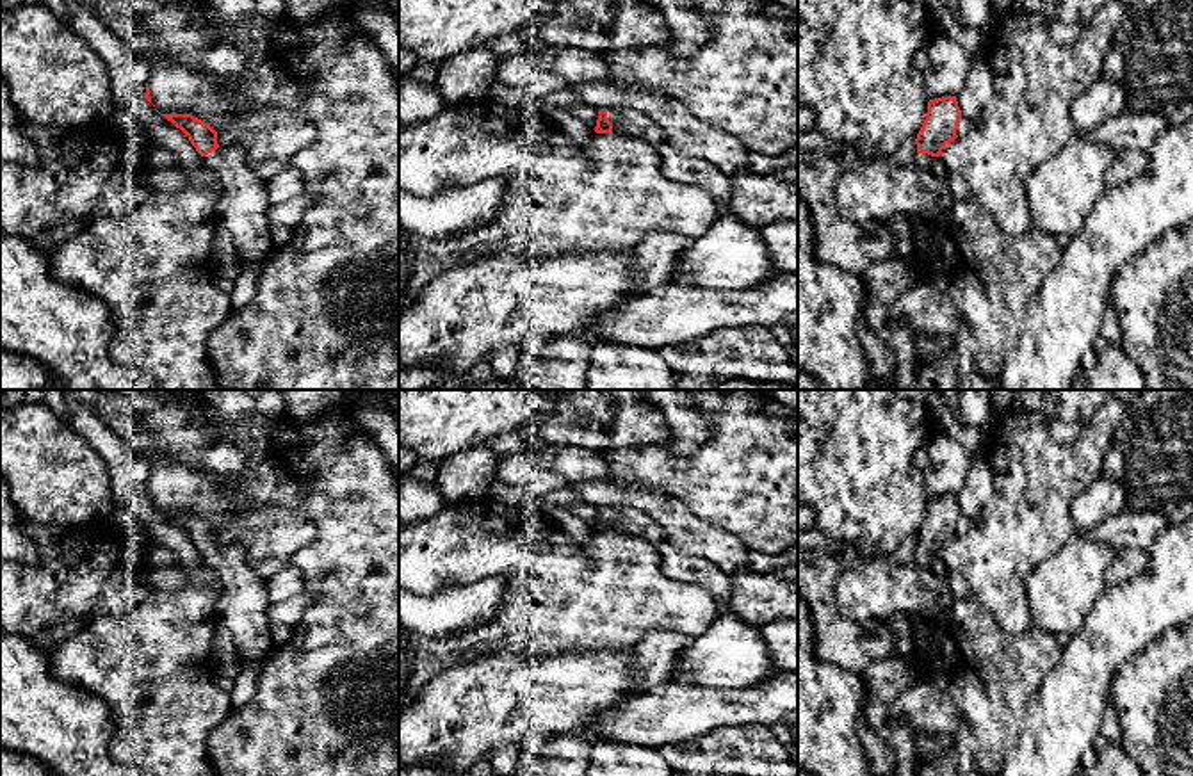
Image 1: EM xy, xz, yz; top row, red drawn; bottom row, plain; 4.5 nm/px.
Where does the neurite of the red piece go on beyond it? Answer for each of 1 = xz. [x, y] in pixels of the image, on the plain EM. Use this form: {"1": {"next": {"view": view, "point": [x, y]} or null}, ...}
{"1": {"next": {"view": "xz", "point": [629, 522]}}}

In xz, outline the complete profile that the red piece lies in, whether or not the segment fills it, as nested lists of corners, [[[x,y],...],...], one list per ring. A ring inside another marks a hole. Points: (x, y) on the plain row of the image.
[[[630,505],[598,509],[595,530],[646,541],[653,548],[659,548],[666,541],[664,529],[650,514]]]

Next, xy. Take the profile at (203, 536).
[[[160,513],[180,527],[203,555],[207,566],[217,573],[221,594],[215,616],[239,650],[240,666],[260,664],[269,659],[274,643],[267,619],[267,580],[256,575],[249,564],[244,543],[217,543],[217,530],[192,513]]]

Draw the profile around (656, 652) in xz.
[[[670,630],[646,634],[636,644],[636,662],[639,666],[636,682],[639,691],[627,694],[620,703],[639,696],[671,678],[671,667],[677,653],[689,643],[684,635]]]

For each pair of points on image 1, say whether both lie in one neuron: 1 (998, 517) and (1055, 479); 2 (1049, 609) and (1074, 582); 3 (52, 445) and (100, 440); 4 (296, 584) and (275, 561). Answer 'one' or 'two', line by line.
1: one
2: one
3: two
4: two

